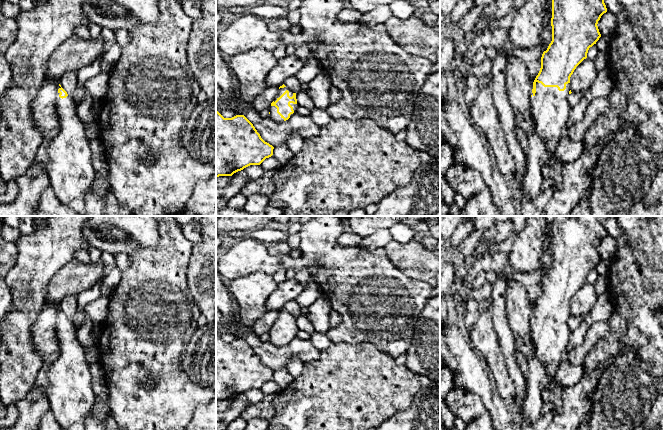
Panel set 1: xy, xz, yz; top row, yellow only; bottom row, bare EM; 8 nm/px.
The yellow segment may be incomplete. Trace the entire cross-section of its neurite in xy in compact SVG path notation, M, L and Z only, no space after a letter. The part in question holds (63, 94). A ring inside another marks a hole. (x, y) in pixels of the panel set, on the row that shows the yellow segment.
M62 87L58 89L56 111L60 119L60 130L48 148L50 162L47 171L50 186L63 205L74 210L80 216L85 216L85 195L98 188L96 172L92 164L90 141L86 137L85 124L77 115L77 105L74 99Z

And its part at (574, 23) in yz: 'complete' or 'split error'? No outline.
split error

